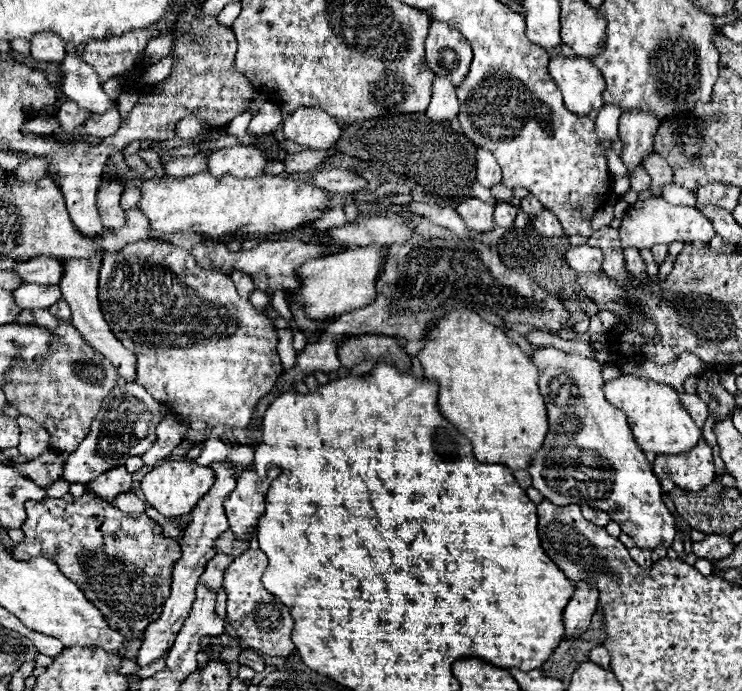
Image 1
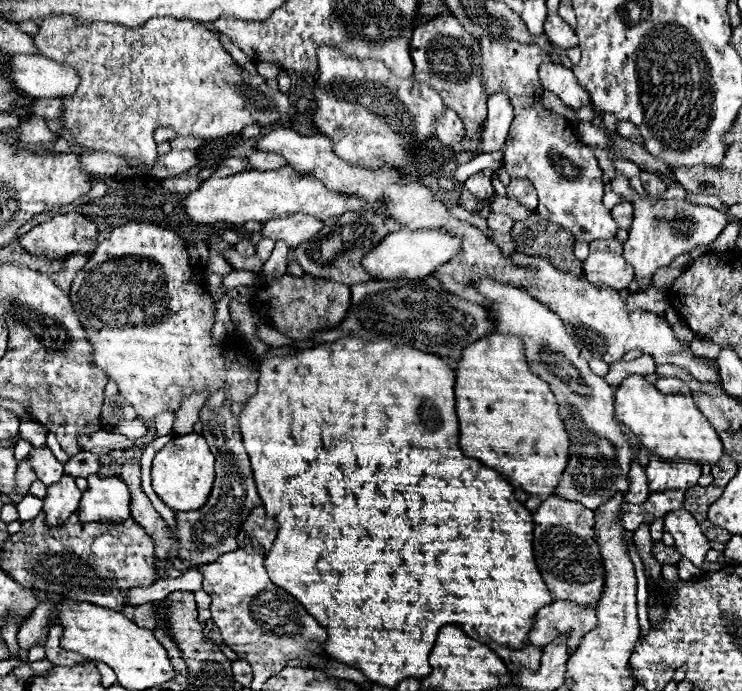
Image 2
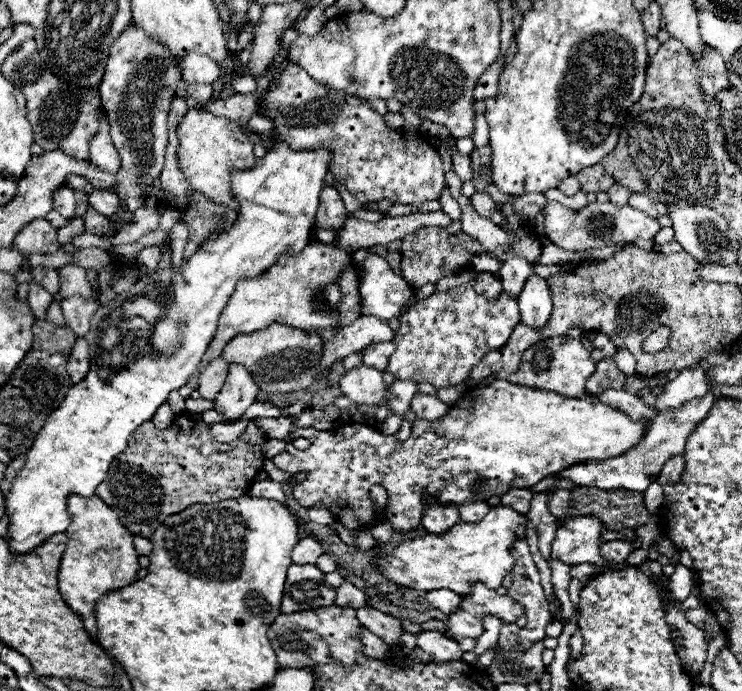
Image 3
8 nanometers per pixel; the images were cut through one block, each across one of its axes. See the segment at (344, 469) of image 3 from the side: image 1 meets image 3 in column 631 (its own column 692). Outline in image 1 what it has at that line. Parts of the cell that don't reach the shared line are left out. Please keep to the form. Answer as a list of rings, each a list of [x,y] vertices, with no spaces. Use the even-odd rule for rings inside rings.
[[[620,376],[604,384],[604,396],[612,406],[626,412],[632,434],[644,452],[682,454],[694,448],[702,438],[702,430],[682,408],[678,400],[678,392],[672,386],[636,378],[636,376]]]

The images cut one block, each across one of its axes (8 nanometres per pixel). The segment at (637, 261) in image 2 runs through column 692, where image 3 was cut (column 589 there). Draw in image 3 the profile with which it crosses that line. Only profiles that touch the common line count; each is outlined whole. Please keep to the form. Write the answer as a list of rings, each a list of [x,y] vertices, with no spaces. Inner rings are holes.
[[[554,200],[546,204],[548,236],[556,246],[572,252],[612,246],[618,242],[636,242],[642,238],[652,240],[658,230],[660,230],[660,224],[656,218],[650,218],[646,212],[632,206],[616,206],[612,202],[592,202],[580,210],[570,210]]]

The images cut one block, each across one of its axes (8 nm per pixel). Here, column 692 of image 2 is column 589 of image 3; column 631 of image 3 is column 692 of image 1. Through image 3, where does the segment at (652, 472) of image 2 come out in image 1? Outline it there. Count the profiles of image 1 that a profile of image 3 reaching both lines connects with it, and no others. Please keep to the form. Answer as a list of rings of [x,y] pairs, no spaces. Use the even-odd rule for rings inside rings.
[[[702,438],[690,452],[666,456],[658,454],[654,460],[654,474],[660,480],[672,480],[682,490],[700,490],[714,480],[712,448]]]

